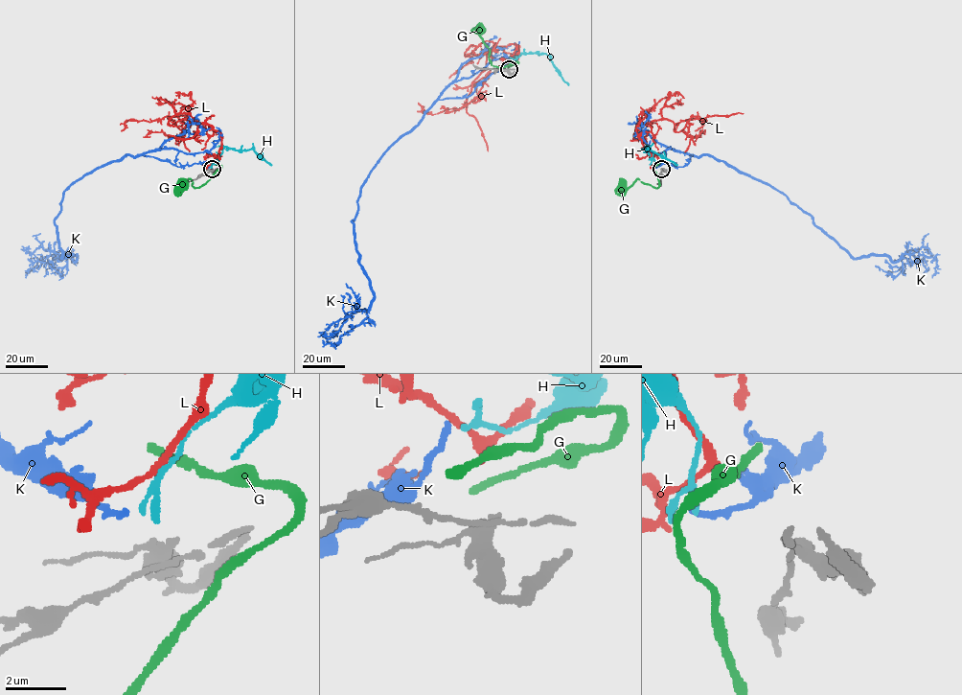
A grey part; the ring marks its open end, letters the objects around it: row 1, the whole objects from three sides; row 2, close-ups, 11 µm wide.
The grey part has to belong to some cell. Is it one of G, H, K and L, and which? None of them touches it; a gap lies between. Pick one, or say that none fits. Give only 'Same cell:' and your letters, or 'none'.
Same cell: L

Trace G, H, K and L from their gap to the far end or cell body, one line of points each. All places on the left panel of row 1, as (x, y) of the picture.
G: (213, 164), (221, 167), (205, 183), (194, 188), (190, 179), (183, 188), (183, 184)
H: (210, 167), (225, 147), (237, 150), (252, 149), (271, 165)
K: (208, 167), (126, 154), (86, 173), (55, 220), (62, 258), (77, 260), (41, 257), (25, 277)
L: (212, 164), (221, 135), (209, 125), (181, 119), (175, 124), (164, 116), (127, 120), (121, 130)

